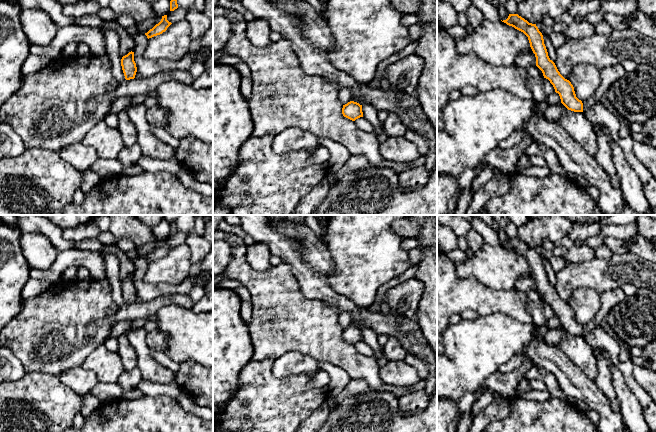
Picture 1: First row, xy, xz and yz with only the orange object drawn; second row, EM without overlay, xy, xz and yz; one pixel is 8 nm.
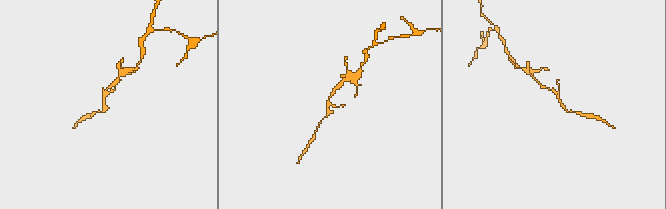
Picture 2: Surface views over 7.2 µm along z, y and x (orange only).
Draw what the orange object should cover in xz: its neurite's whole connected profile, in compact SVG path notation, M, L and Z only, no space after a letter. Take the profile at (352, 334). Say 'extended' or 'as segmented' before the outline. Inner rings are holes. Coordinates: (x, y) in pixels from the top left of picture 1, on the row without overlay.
as segmented; M350 325L343 329L342 338L344 341L355 345L356 343L363 341L362 329L357 326Z

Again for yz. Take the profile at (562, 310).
as segmented; M509 238L502 246L523 256L529 264L530 271L536 281L536 290L542 295L544 302L553 309L559 318L561 327L574 336L583 336L583 327L576 321L571 306L565 303L558 295L555 287L549 282L542 257L536 248L529 247L518 238Z

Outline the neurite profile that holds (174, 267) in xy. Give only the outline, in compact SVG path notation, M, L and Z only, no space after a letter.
M181 244L165 256L148 263L143 280L153 284L178 285L189 276L192 267L190 248Z

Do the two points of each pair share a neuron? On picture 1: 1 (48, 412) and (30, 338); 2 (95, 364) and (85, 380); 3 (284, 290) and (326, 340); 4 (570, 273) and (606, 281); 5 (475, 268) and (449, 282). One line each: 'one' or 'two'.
1: two
2: two
3: one
4: one
5: two

